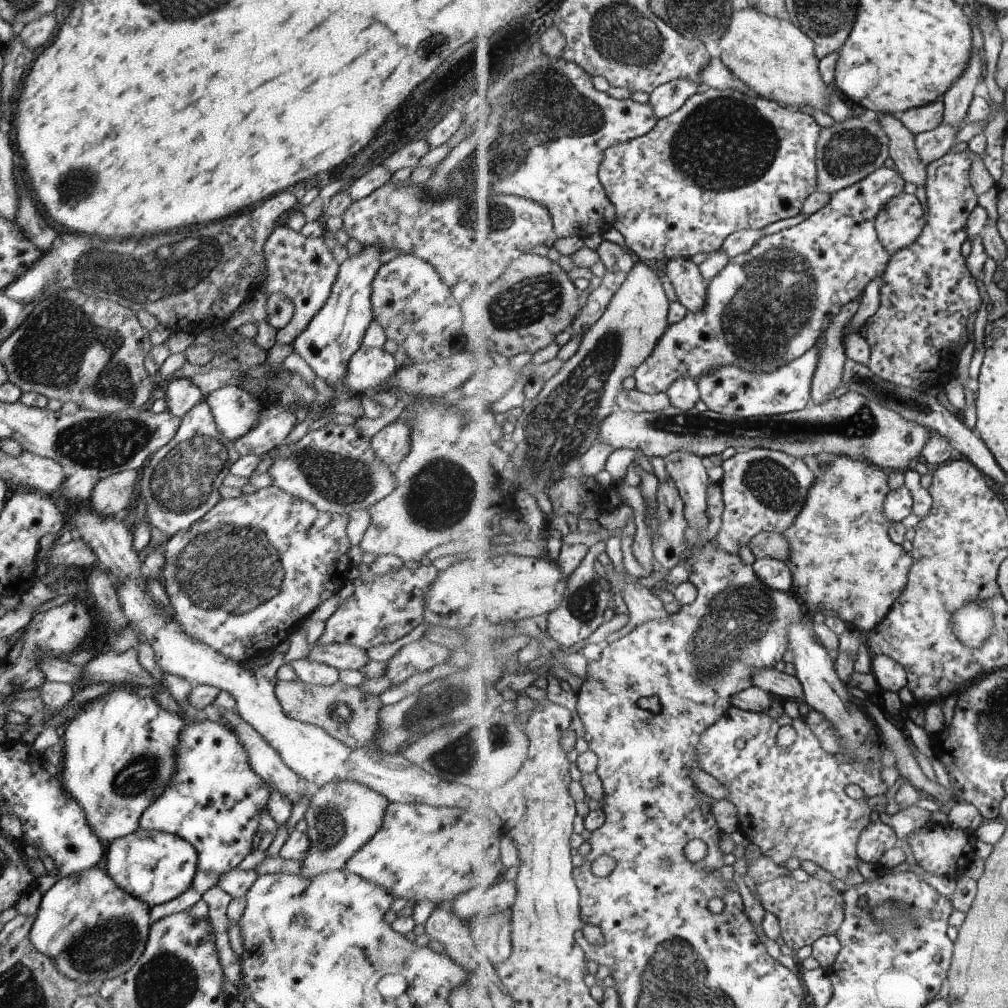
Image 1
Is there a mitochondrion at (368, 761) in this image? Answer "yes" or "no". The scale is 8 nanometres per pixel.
no

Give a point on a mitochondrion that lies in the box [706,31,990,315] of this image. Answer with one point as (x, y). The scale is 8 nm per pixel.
(849, 151)

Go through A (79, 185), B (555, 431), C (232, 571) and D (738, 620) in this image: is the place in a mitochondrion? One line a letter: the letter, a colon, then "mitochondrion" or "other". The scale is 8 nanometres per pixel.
A: mitochondrion
B: mitochondrion
C: mitochondrion
D: mitochondrion

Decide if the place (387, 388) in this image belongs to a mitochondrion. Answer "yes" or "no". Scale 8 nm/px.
no

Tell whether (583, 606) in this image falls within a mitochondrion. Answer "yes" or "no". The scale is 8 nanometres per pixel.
yes

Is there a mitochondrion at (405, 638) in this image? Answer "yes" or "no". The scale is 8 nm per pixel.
no

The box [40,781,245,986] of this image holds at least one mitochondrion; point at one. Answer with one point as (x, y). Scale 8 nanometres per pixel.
(101, 947)

